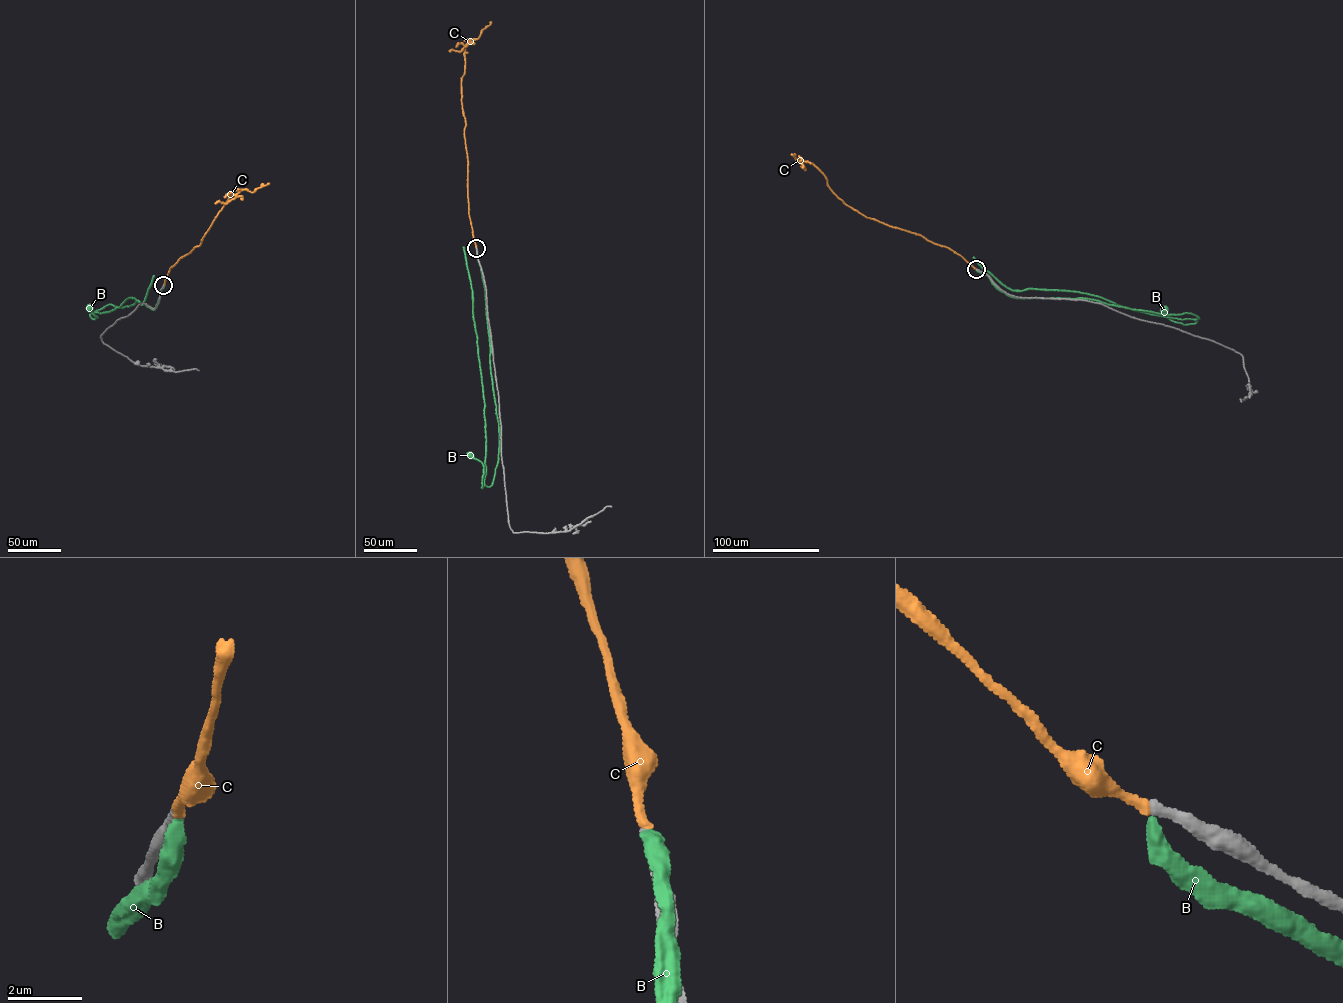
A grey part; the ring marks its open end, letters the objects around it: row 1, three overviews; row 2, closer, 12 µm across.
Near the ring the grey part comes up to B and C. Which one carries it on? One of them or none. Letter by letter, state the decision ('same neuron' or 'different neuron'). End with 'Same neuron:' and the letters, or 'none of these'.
B: different neuron
C: same neuron
Same neuron: C

